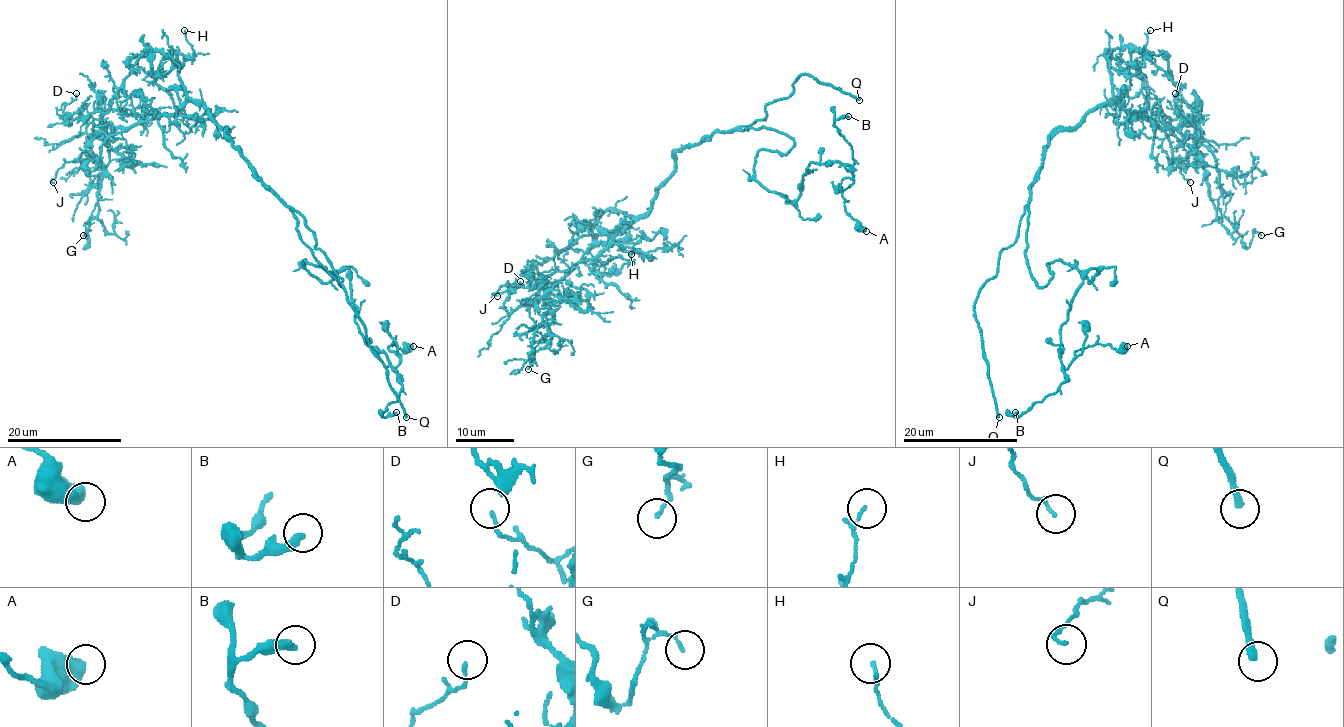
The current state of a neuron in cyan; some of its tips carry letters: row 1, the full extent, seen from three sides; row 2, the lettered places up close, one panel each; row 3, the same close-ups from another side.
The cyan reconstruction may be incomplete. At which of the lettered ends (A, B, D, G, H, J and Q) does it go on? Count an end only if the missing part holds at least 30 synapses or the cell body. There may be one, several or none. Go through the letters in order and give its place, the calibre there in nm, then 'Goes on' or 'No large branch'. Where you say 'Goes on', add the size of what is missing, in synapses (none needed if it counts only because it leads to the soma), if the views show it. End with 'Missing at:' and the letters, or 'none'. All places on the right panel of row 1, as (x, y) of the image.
A: Place: (1127, 346). Thickness 600 nm. No large branch
B: Place: (1015, 412). Thickness 360 nm. No large branch
D: Place: (1175, 93). Thickness 120 nm. No large branch
G: Place: (1261, 235). Thickness 120 nm. No large branch
H: Place: (1150, 30). Thickness 120 nm. No large branch
J: Place: (1190, 182). Thickness 140 nm. No large branch
Q: Place: (999, 417). Thickness 280 nm. Goes on
Missing at: Q

